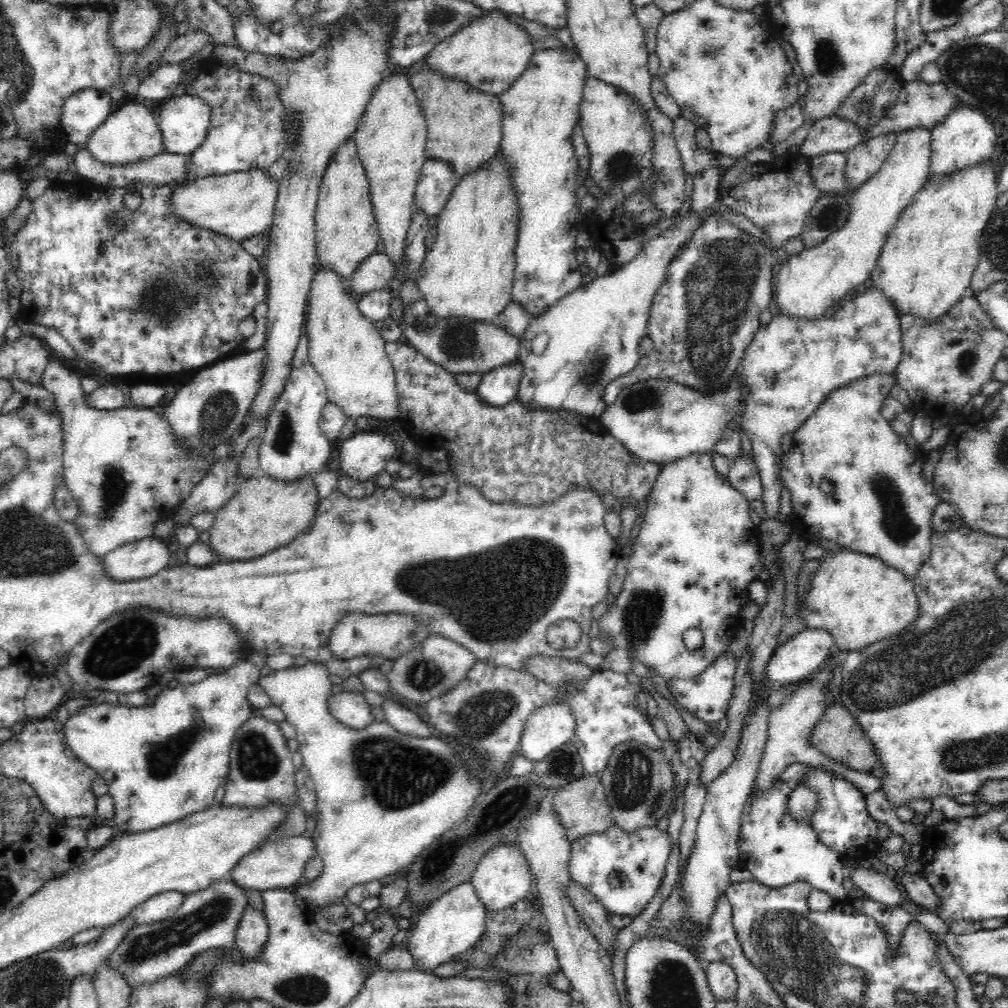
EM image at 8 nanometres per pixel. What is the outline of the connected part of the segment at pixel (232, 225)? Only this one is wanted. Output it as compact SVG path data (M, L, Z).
M261 168L238 171L231 174L198 178L175 193L175 208L181 218L185 218L198 229L218 232L234 241L265 236L273 223L279 184L270 172Z

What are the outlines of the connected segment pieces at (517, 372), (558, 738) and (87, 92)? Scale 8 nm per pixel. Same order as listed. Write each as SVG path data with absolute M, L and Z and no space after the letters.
M518 360L516 363L496 367L483 374L482 380L475 388L475 396L478 396L481 404L489 408L506 406L516 397L521 375L522 368Z
M563 702L544 705L527 719L520 736L519 754L537 763L556 748L572 740L575 722Z
M84 89L64 102L60 125L67 142L83 145L117 106L106 89Z

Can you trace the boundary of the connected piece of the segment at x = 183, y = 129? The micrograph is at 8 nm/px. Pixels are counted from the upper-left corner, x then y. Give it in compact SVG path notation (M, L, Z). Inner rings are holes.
M179 92L155 107L164 152L190 155L206 138L210 112L196 96Z

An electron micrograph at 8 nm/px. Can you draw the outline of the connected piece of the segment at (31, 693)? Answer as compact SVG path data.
M57 676L32 677L24 699L25 715L29 720L46 717L56 710L65 694Z

